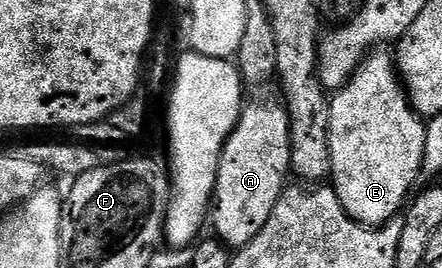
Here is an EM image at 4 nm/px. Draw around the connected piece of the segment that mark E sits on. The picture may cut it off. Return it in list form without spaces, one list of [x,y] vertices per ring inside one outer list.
[[[371,50],[346,86],[330,100],[332,186],[346,212],[357,223],[365,223],[367,227],[381,227],[403,210],[415,190],[414,182],[420,179],[422,158],[426,152],[426,123],[406,98],[406,89],[396,70],[395,56],[384,50]]]

